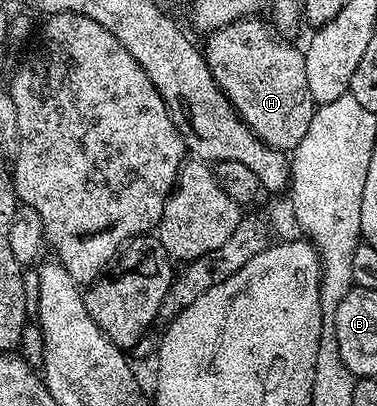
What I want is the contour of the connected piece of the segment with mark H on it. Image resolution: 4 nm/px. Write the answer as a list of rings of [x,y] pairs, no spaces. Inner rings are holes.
[[[247,18],[221,26],[206,37],[207,45],[202,45],[201,51],[219,89],[227,95],[235,113],[251,127],[256,138],[265,141],[271,148],[293,150],[301,138],[305,138],[305,130],[309,128],[317,107],[315,99],[309,94],[309,81],[305,78],[304,49],[294,48],[291,42],[276,35],[266,23],[255,22]]]

